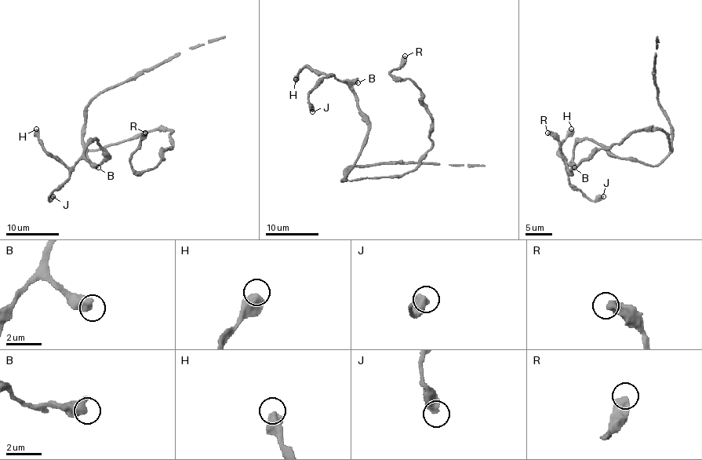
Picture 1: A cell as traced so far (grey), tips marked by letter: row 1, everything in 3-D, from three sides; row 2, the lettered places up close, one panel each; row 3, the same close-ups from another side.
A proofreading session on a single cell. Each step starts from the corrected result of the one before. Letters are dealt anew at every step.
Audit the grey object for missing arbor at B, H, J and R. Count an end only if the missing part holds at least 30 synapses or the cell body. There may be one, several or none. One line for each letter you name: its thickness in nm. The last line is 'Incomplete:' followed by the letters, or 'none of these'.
Incomplete: none of these

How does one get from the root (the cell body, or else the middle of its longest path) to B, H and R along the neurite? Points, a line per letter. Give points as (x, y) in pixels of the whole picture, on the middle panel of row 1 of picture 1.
B: (365, 177), (347, 179), (368, 129), (368, 118), (358, 107), (354, 92), (344, 81), (358, 82)
H: (365, 177), (347, 179), (368, 129), (354, 92), (331, 74), (307, 67), (296, 79)
R: (365, 177), (402, 176), (416, 168), (431, 147), (431, 115), (422, 92), (410, 79), (391, 74), (405, 56)

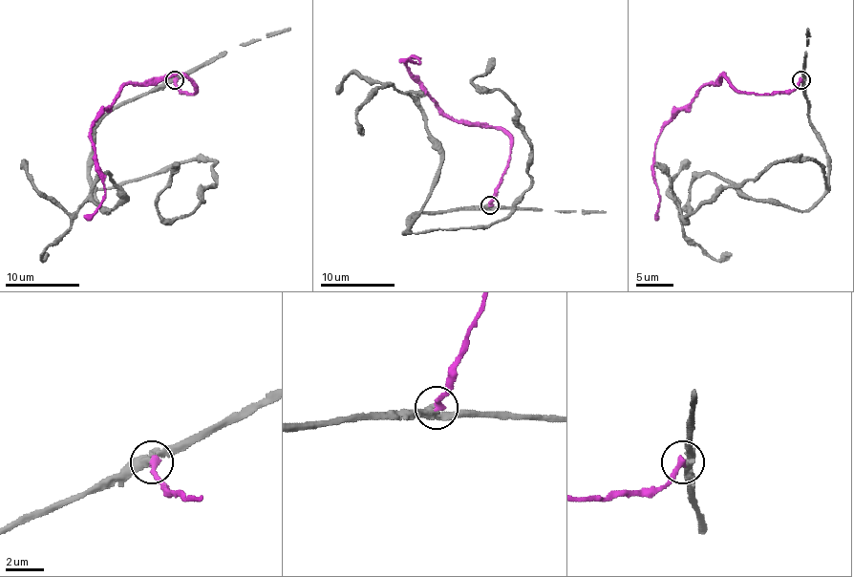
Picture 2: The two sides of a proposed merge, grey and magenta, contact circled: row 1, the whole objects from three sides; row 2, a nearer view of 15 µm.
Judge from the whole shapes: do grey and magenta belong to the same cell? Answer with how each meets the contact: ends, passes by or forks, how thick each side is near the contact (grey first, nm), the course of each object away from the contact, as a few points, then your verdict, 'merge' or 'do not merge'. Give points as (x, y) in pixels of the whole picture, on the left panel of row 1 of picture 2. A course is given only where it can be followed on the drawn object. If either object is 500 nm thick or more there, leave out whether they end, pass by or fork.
grey passes by; magenta ends; calibres 320 and 360 nm; course grey (174, 80), (101, 119), (90, 180), (113, 188), (215, 162), (215, 182), (181, 219), (157, 209), (178, 164); course magenta (174, 80), (180, 90), (194, 92), (194, 86), (181, 74), (127, 82), (90, 133), (105, 200), (84, 219); merge

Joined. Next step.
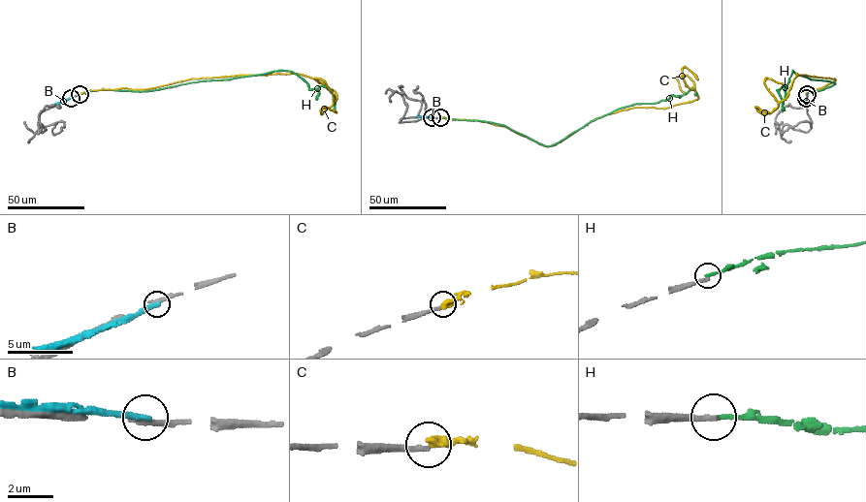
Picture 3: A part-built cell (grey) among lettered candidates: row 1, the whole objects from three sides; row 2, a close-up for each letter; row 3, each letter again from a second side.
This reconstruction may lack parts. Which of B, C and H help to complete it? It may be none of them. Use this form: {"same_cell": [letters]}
{"same_cell": []}

